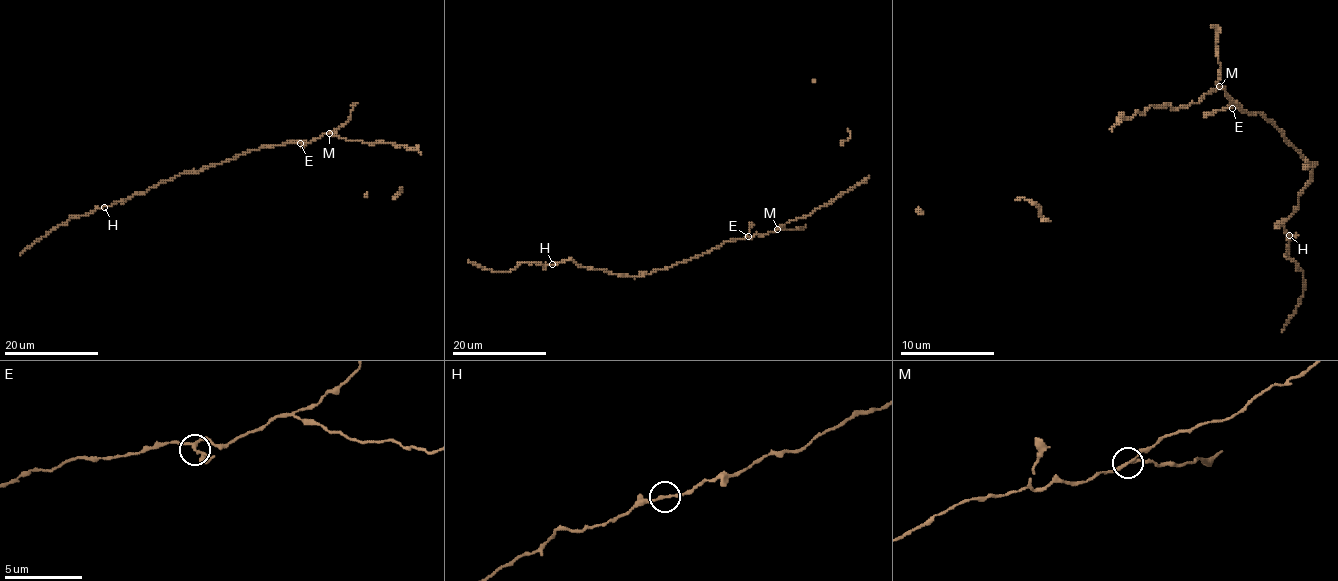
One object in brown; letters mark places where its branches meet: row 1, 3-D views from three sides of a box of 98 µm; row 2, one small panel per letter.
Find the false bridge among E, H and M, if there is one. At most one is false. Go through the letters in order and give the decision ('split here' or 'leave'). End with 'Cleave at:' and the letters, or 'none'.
E: leave
H: leave
M: split here
Cleave at: M

